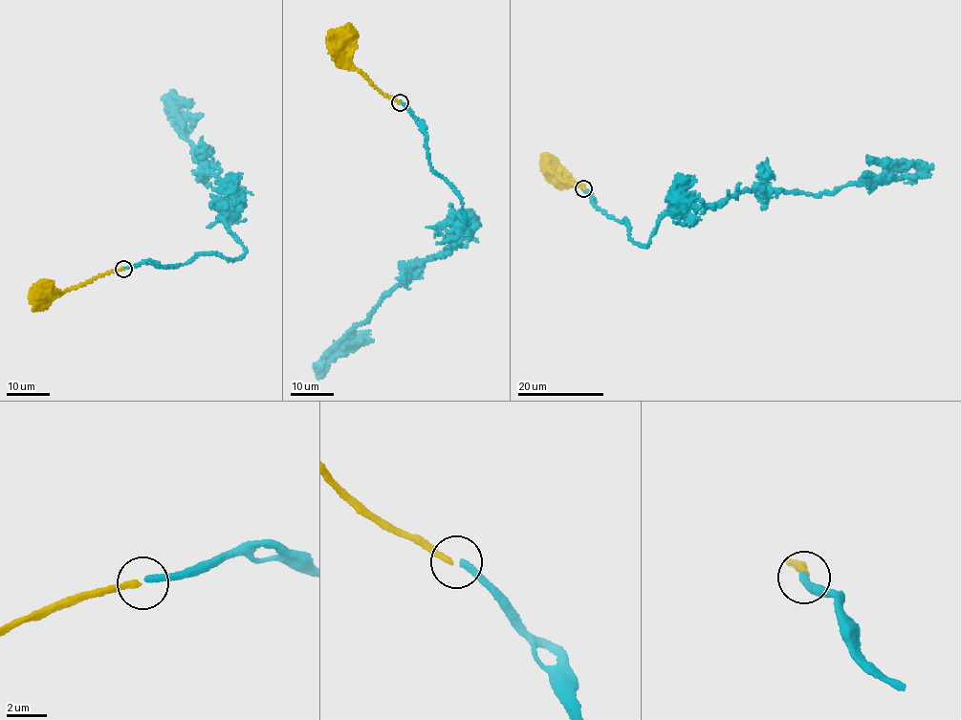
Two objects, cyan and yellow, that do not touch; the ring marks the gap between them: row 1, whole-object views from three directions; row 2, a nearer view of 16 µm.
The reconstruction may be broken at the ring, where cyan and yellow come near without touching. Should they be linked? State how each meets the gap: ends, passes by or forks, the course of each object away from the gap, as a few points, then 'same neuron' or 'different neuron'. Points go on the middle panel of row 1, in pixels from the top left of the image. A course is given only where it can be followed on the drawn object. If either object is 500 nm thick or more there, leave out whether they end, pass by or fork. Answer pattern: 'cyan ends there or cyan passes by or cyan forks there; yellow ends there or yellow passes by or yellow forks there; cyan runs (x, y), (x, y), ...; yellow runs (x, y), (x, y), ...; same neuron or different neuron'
cyan ends there; yellow ends there; cyan runs (401, 102), (468, 223), (453, 220), (463, 237), (409, 272), (317, 365), (369, 334); yellow runs (400, 102), (352, 65), (338, 38), (340, 34); same neuron

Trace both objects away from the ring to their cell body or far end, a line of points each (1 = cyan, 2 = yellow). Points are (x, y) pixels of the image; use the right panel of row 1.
1: (582, 187), (646, 247), (659, 221), (735, 193), (817, 196), (917, 174), (903, 162), (867, 161)
2: (583, 188), (583, 185), (560, 180), (556, 164), (550, 167)

